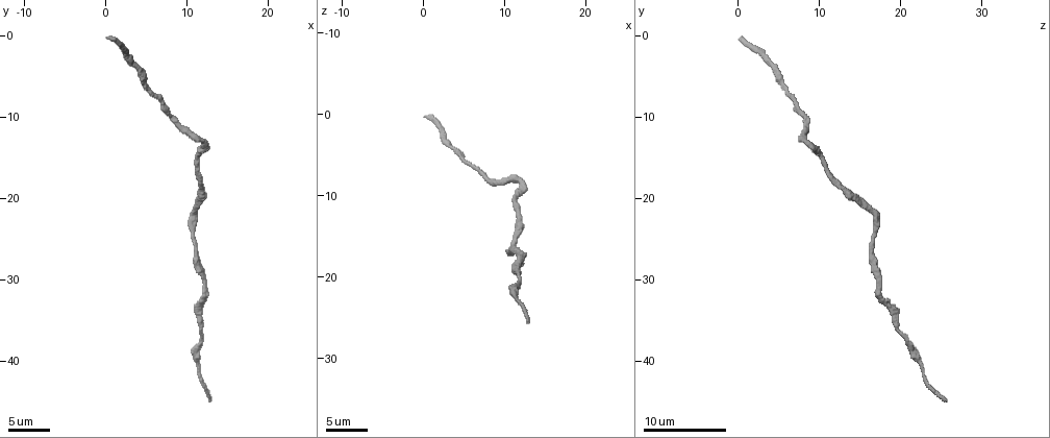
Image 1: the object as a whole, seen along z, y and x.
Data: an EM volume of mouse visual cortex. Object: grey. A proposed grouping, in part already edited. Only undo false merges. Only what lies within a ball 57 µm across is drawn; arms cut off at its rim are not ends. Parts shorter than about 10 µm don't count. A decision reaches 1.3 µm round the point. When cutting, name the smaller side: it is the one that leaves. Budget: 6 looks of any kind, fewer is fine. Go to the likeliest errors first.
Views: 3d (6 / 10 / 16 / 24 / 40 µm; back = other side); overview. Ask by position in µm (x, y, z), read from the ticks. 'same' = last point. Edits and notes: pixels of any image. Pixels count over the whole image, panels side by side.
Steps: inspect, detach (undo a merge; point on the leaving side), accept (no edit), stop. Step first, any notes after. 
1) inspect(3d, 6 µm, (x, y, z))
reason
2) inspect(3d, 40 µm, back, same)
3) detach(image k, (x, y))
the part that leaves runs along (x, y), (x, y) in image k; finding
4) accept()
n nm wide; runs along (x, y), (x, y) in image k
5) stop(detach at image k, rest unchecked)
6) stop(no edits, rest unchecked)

inspect(3d, 10 µm, (11.8, 20.6, 15.0))

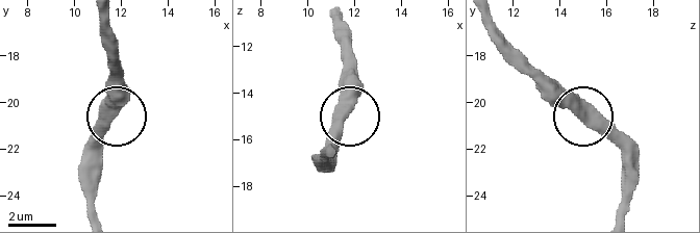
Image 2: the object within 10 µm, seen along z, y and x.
accept()
runs along (575, 107), (619, 147) in image 2; all the same neuron

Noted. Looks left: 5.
inspect(3d, 16 µm, (11.8, 33.2, 18.2))

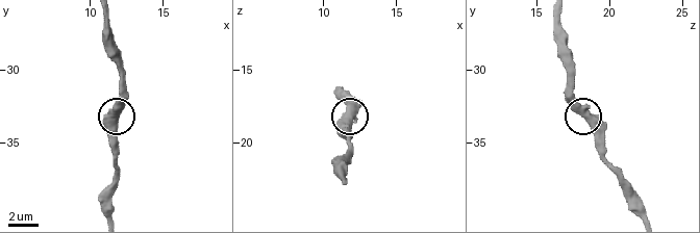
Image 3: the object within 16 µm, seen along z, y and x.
inspect(3d, 6 µm, (12.0, 33.0, 18.4))

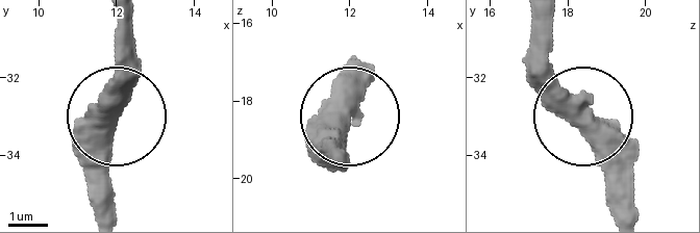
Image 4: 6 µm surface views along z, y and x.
accept()
runs along (544, 18), (548, 77), (630, 193) in image 4; all the same neuron

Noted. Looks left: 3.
inspect(3d, 10 µm, (11.2, 40.2, 22.4))
calibre changes

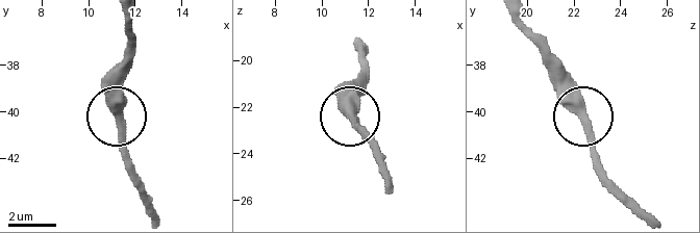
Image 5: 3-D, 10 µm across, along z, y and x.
accept()
runs along (513, 21), (582, 122), (592, 167) in image 5; continuous, no second neuron

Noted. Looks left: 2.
stop(no edits, rest unchecked)

